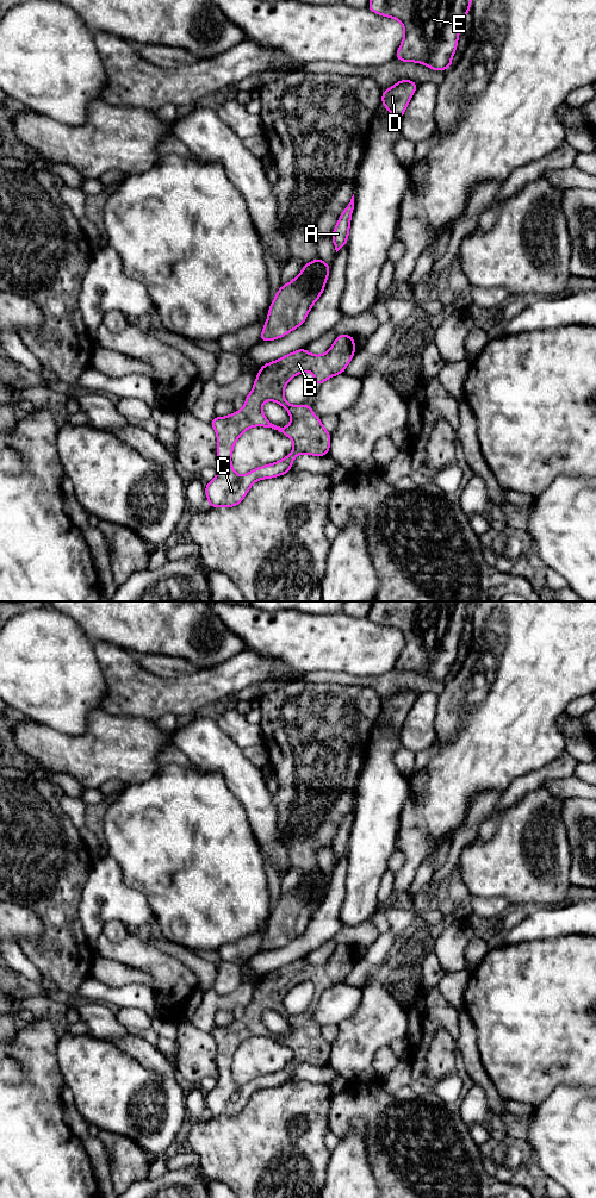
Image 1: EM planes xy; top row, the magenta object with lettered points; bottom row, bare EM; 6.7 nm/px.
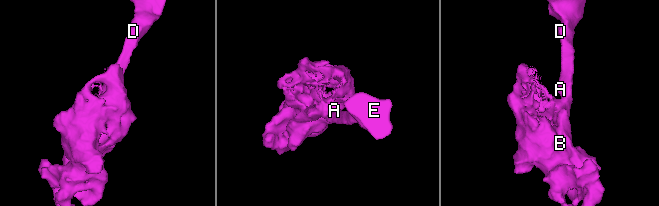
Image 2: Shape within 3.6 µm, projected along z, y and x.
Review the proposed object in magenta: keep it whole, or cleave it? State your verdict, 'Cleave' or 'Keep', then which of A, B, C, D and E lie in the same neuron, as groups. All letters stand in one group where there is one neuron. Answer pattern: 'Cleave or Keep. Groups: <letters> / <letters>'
Cleave. Groups: A D E / B C

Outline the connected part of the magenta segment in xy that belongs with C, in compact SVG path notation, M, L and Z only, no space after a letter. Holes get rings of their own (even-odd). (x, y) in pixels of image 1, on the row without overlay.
M339 944L324 965L312 965L302 957L266 973L259 979L243 1018L228 1027L216 1025L210 1030L217 1043L218 1068L217 1086L205 1093L210 1117L237 1116L254 1092L290 1082L299 1063L329 1065L331 1043L323 1037L322 1029L315 1025L311 1013L290 1015L284 1006L284 998L293 986L304 981L311 981L315 985L315 996L319 997L329 987L343 984L355 961L354 946ZM266 1010L278 1012L288 1022L291 1032L286 1037L277 1036L265 1027L261 1017ZM253 1036L278 1040L292 1049L293 1059L285 1068L257 1077L240 1086L231 1074L234 1054L246 1040Z

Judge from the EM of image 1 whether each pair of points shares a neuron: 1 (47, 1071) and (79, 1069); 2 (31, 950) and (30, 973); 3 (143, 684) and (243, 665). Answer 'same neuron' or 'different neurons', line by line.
1: different neurons
2: different neurons
3: same neuron

